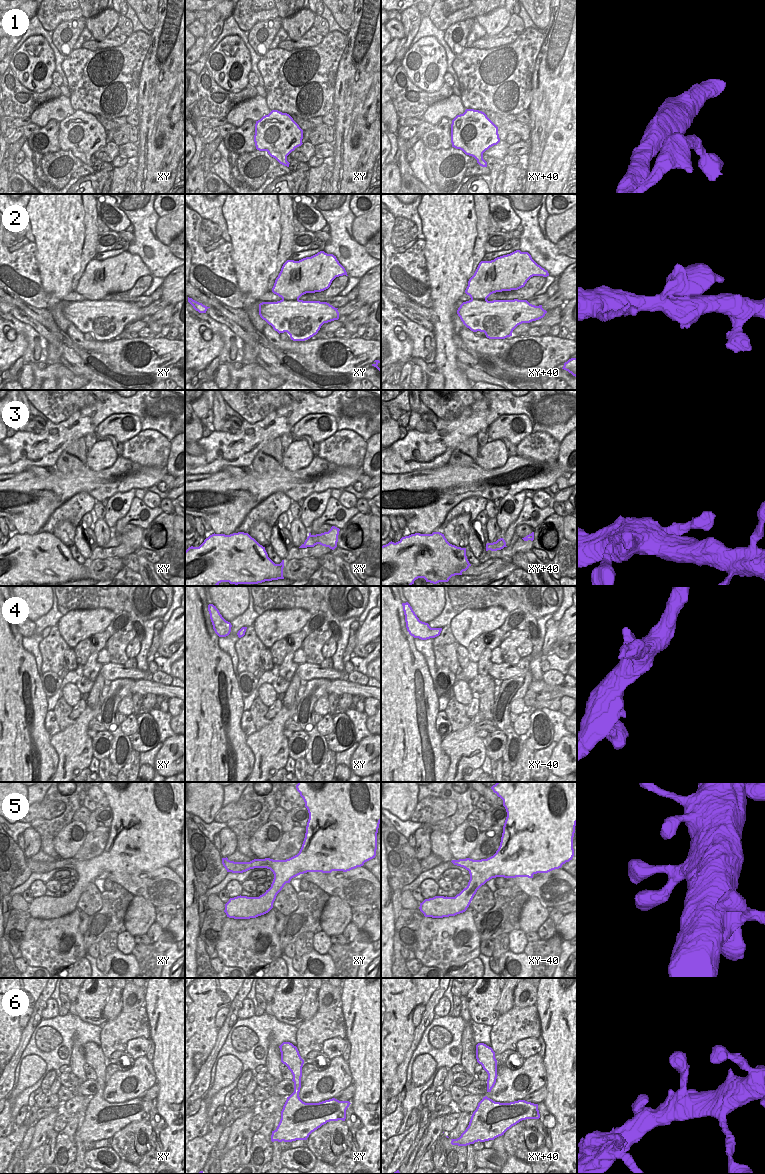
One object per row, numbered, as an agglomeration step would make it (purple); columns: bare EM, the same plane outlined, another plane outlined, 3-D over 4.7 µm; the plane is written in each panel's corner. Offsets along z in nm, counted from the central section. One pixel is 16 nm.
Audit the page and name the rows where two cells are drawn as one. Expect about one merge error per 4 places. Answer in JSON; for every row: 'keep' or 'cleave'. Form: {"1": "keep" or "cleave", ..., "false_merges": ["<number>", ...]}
{"1": "keep", "2": "keep", "3": "keep", "4": "keep", "5": "keep", "6": "keep", "false_merges": []}

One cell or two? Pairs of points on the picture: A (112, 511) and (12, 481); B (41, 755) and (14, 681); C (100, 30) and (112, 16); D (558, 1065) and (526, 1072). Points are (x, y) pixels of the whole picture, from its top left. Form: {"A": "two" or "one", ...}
{"A": "two", "B": "one", "C": "one", "D": "two"}

